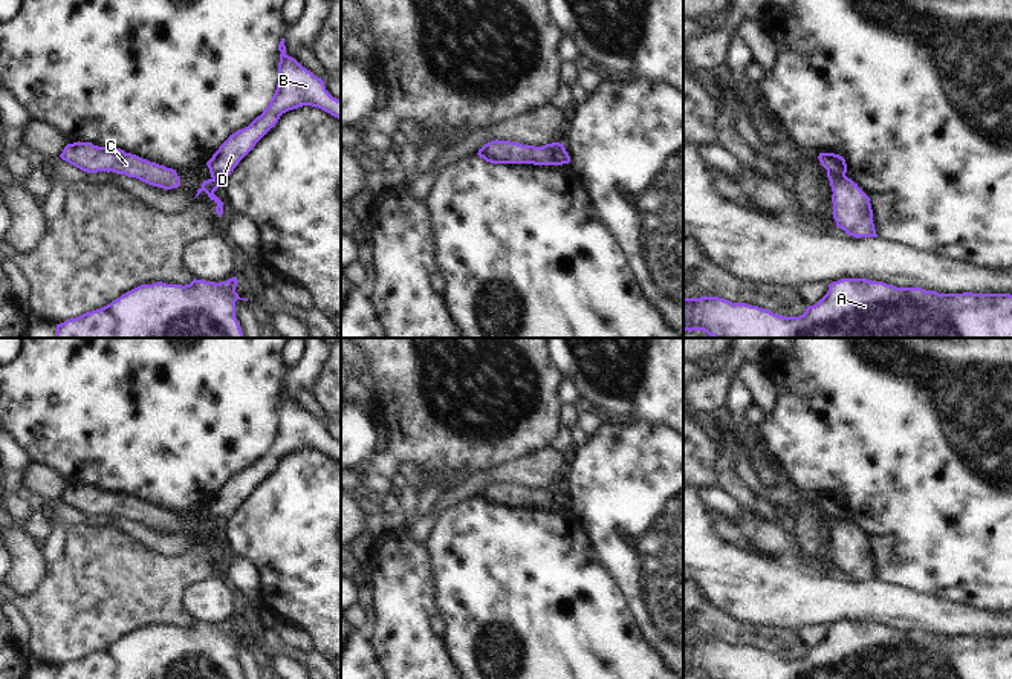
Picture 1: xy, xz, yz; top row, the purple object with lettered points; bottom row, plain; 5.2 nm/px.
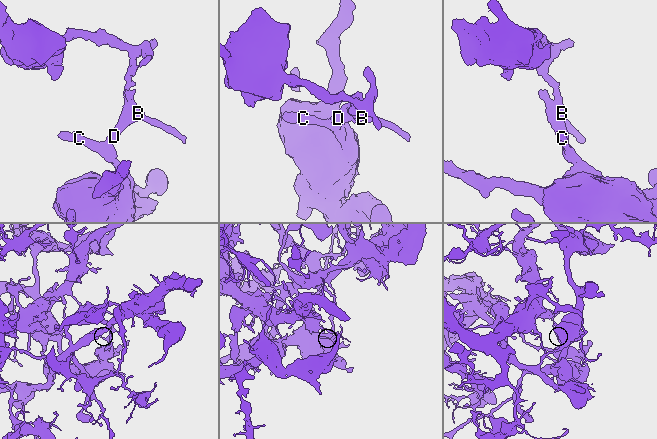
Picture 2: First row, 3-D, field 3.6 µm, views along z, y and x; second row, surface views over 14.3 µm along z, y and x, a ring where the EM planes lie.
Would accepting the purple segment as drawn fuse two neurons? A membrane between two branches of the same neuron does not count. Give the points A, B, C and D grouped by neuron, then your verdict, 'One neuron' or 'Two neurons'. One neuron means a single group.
Groups: A C / B D. Two neurons

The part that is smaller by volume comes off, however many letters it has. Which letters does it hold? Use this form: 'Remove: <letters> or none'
Remove: A, C

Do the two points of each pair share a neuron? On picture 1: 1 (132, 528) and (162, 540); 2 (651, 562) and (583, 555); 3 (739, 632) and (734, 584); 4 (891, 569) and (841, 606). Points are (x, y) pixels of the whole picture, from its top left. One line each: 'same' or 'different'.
1: same
2: different
3: different
4: different

